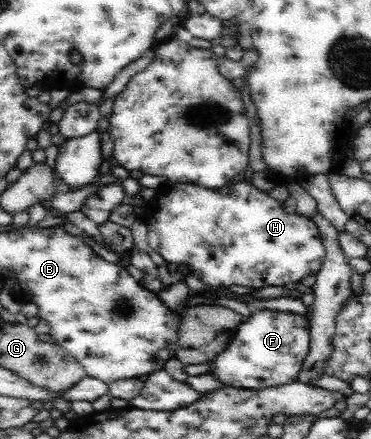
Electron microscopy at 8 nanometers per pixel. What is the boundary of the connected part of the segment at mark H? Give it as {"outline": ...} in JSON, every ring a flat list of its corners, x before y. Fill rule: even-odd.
{"outline":[[167,182,159,188,158,194,153,199,146,202,145,207,146,210,139,219,147,227,146,239,149,249,158,253,165,260,166,264,170,264,171,266,189,265,193,269,193,273,195,273,197,279,203,285,211,286,211,288,226,289,233,285,262,289,263,287,286,286,292,283,299,284,301,280,307,277,316,276,326,259,326,250,323,246,317,224,311,218,293,213,284,204,277,202,270,196,263,194,263,192,259,192,257,187,253,188,253,186,249,186,243,182,238,182,230,189,223,190,222,192,217,192,216,189,213,191,213,189,197,184]]}

